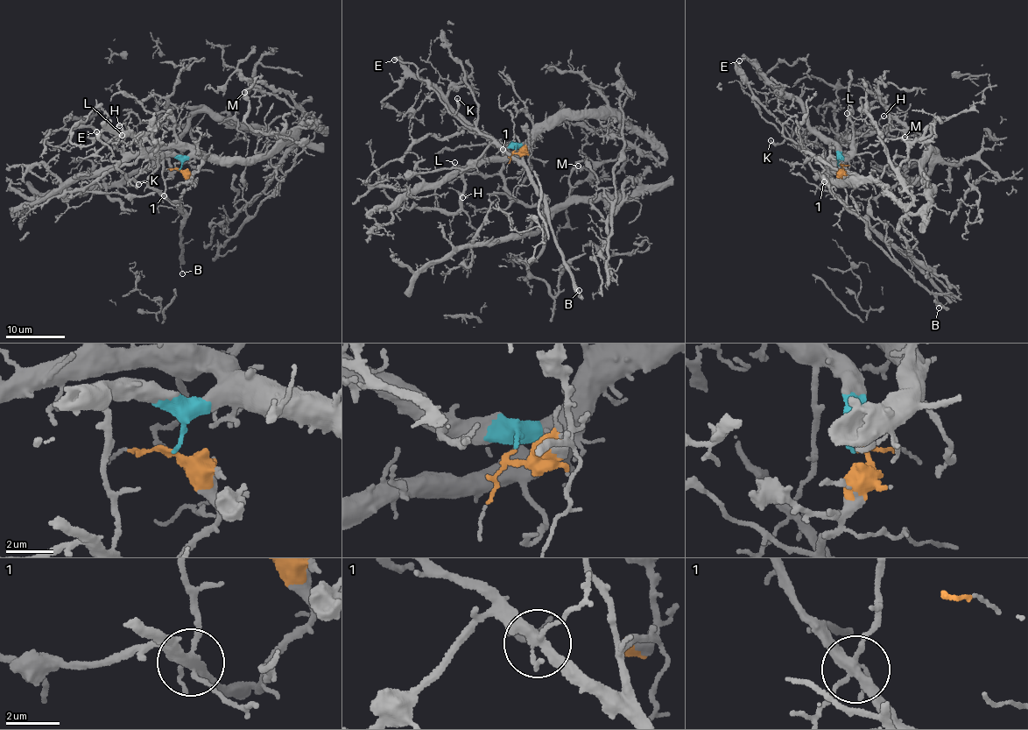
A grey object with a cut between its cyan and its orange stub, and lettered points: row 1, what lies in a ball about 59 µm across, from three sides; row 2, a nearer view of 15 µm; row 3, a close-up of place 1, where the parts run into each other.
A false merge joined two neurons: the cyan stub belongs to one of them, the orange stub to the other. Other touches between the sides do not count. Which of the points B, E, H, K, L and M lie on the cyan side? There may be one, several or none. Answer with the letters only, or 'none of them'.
H, L, M

